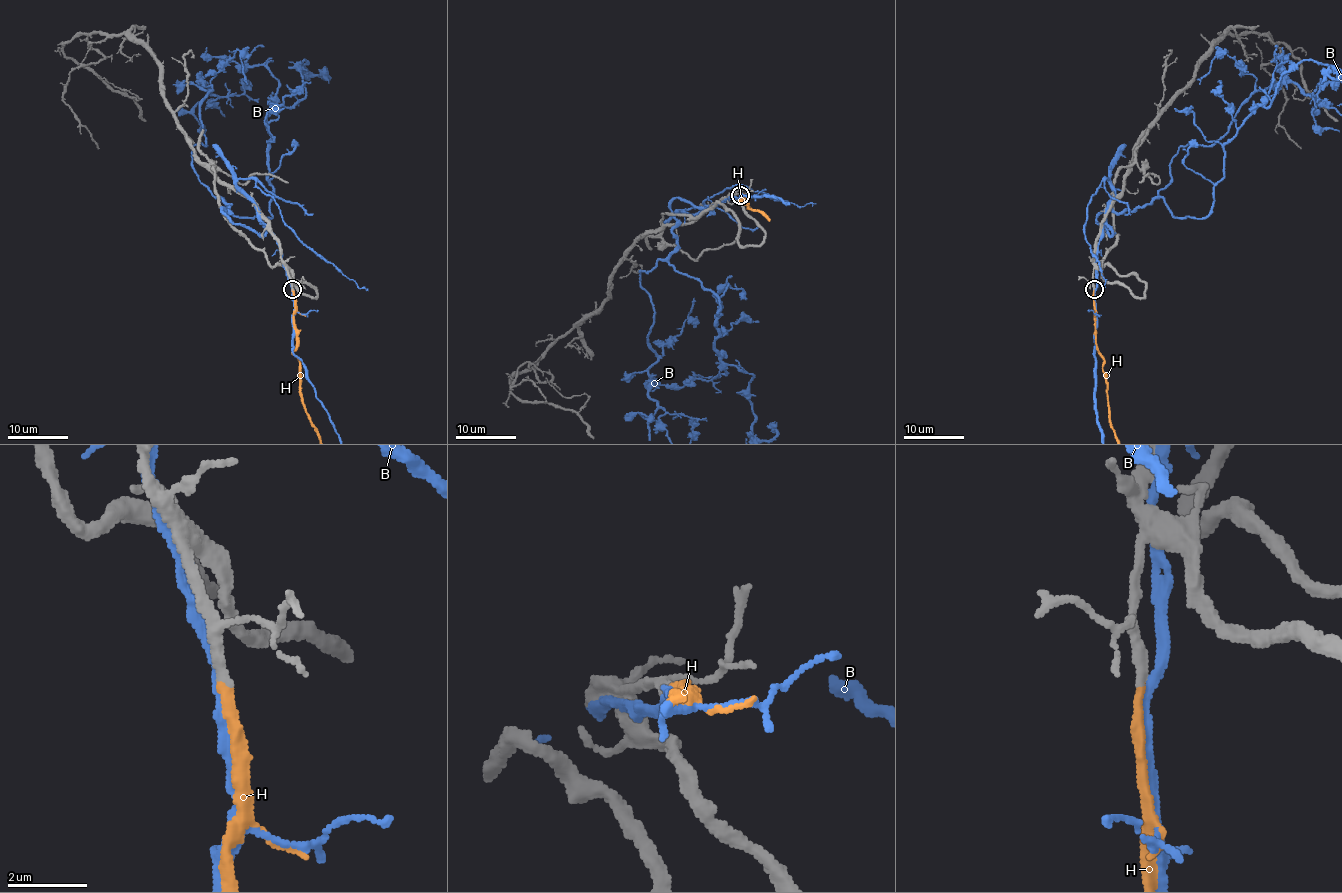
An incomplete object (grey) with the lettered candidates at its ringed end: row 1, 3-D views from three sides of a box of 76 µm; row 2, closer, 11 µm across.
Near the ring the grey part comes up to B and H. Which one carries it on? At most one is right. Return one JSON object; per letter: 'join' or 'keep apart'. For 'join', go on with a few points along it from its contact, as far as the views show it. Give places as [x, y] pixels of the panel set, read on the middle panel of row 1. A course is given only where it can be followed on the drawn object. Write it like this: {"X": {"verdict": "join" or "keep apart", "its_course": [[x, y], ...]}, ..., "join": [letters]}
{"B": {"verdict": "keep apart"}, "H": {"verdict": "join"}, "join": ["H"]}

